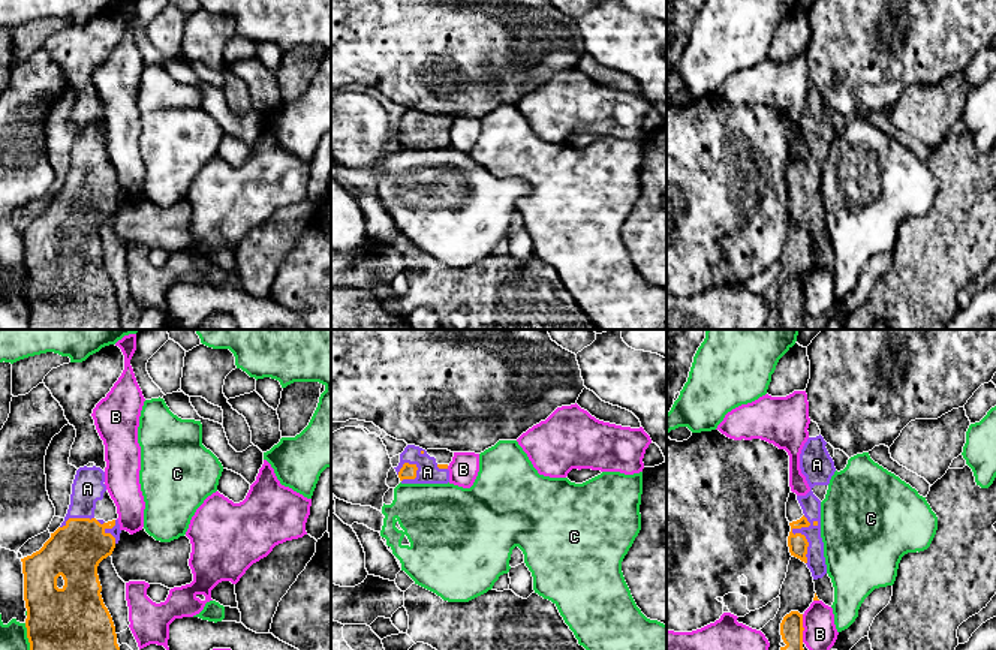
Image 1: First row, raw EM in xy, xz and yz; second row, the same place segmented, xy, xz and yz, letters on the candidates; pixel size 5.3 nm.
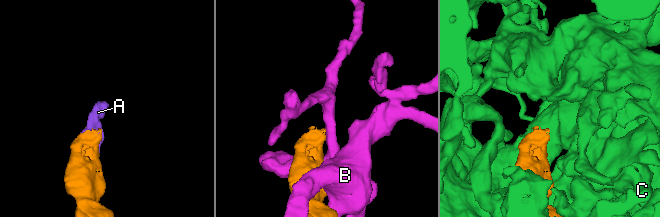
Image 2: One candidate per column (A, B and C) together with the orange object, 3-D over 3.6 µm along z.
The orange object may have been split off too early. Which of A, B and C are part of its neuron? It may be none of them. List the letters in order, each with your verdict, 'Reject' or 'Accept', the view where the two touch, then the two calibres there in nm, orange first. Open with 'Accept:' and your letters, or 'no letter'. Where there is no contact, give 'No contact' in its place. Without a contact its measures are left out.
Accept: A
A: Accept. Touches orange in yz. Thickness 100 nm (orange) against 110 nm
B: Reject. Touches orange in yz. Thickness 130 nm (orange) against 180 nm
C: Reject. Touches orange in xy. Thickness 340 nm (orange) against 140 nm

